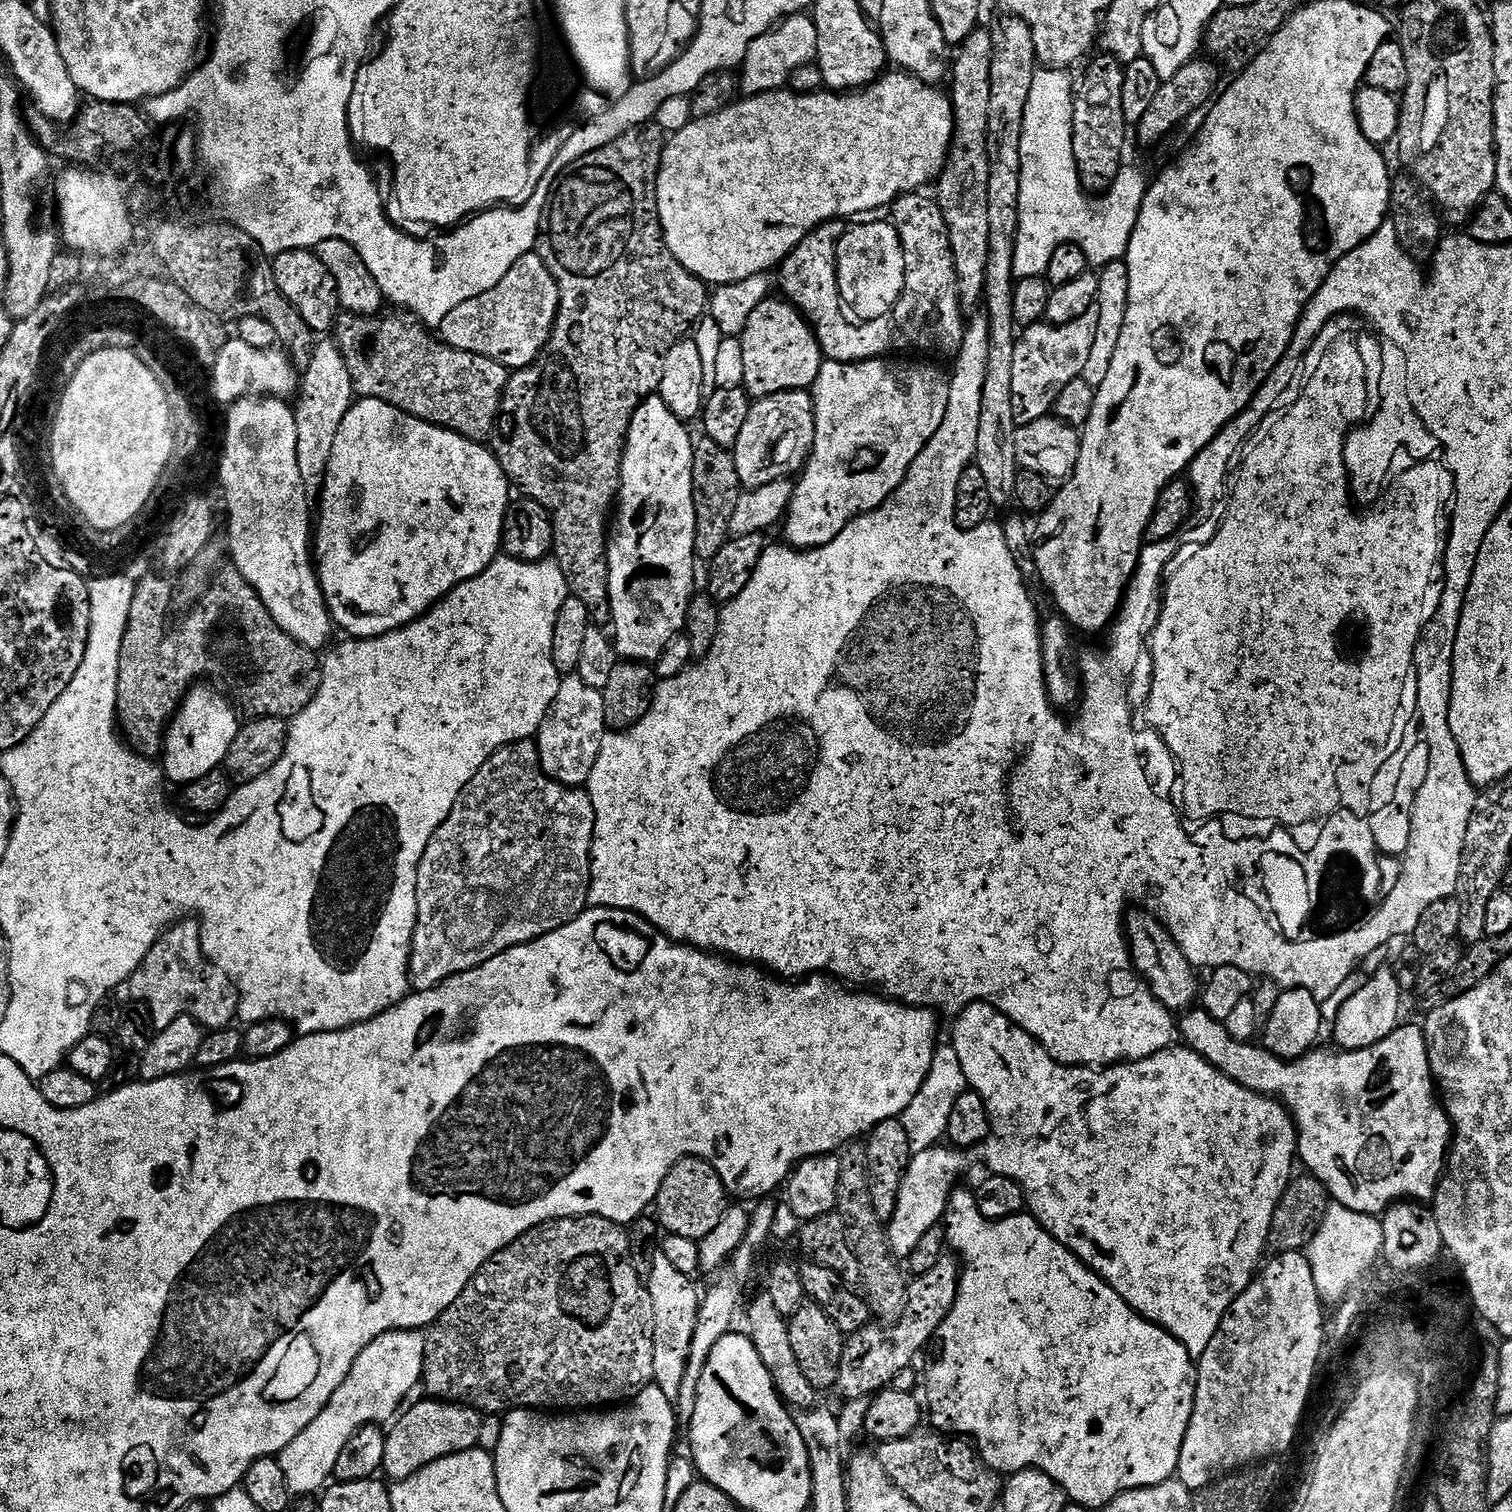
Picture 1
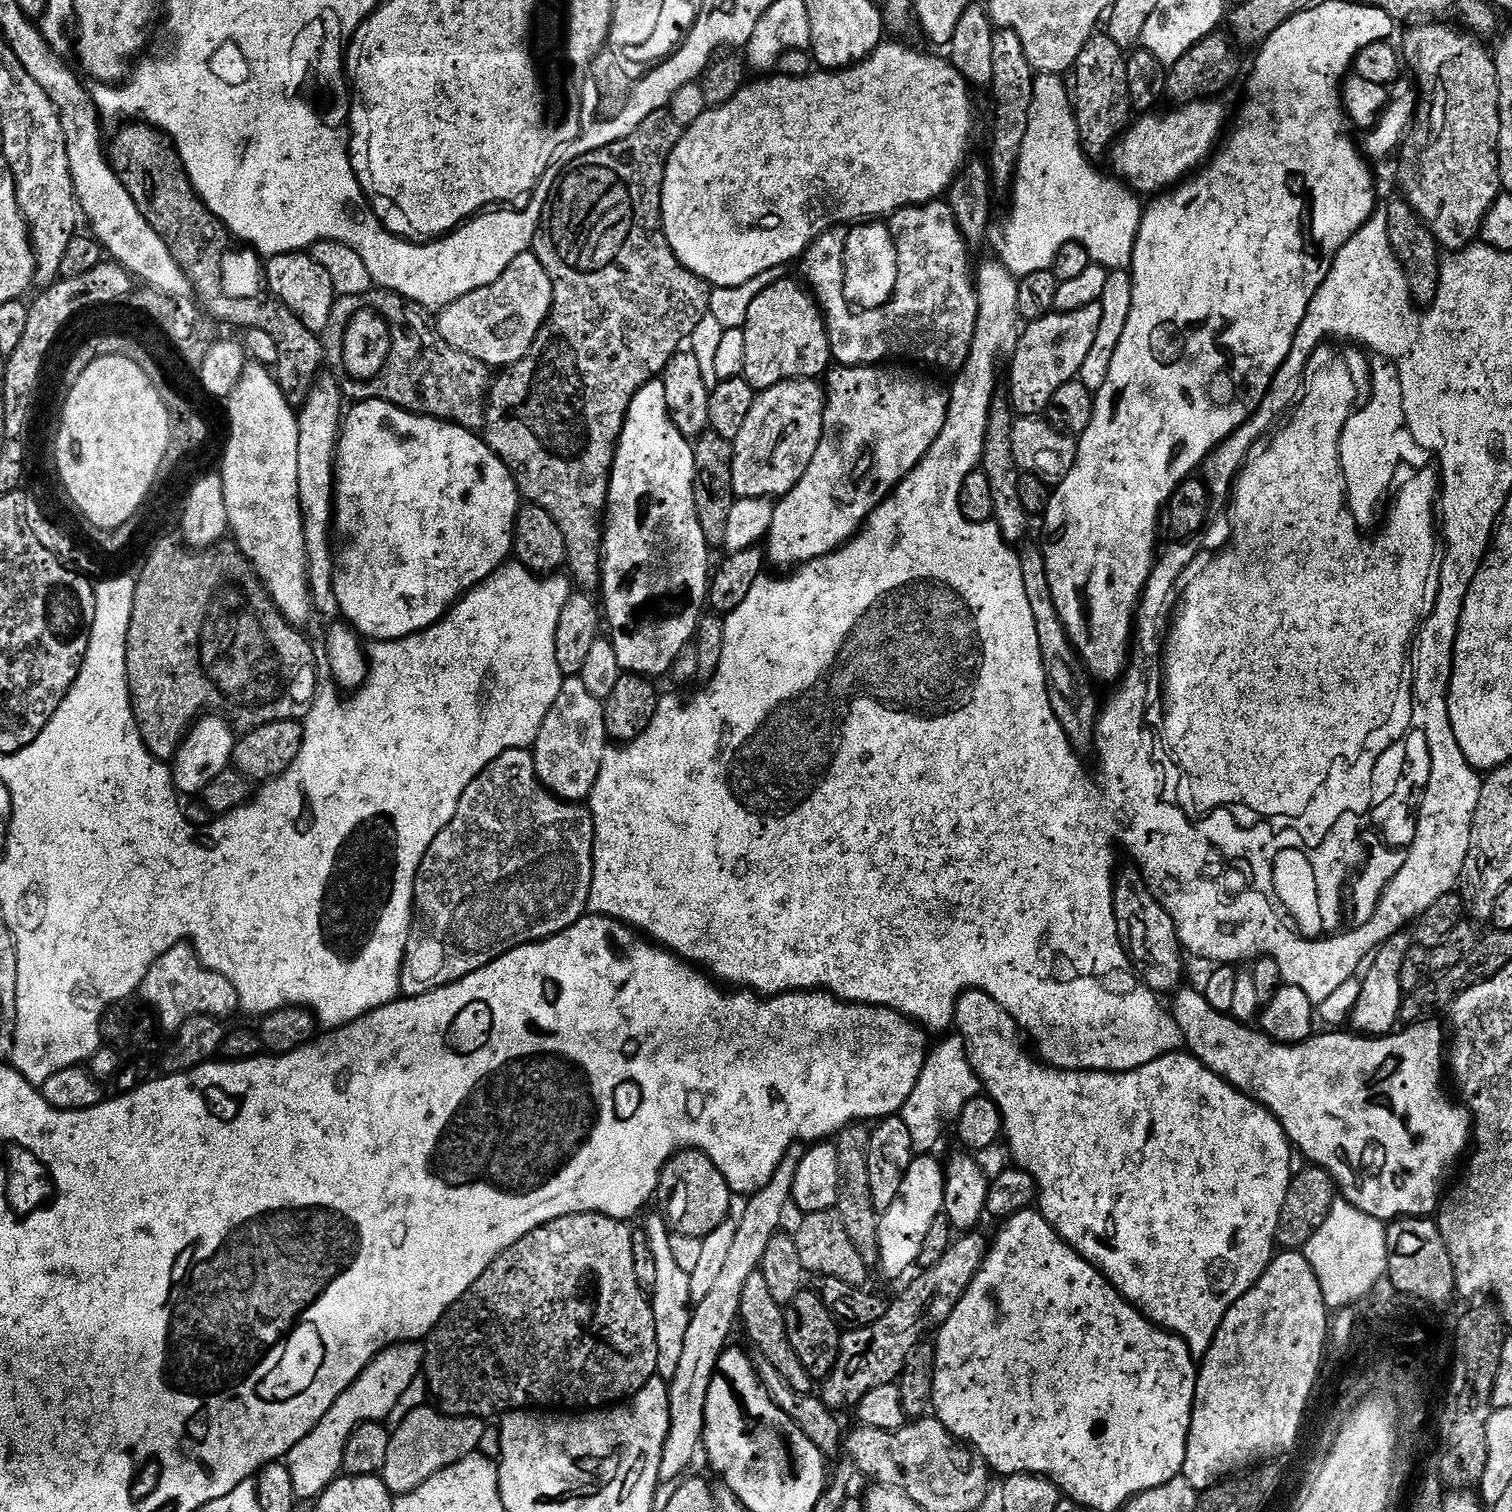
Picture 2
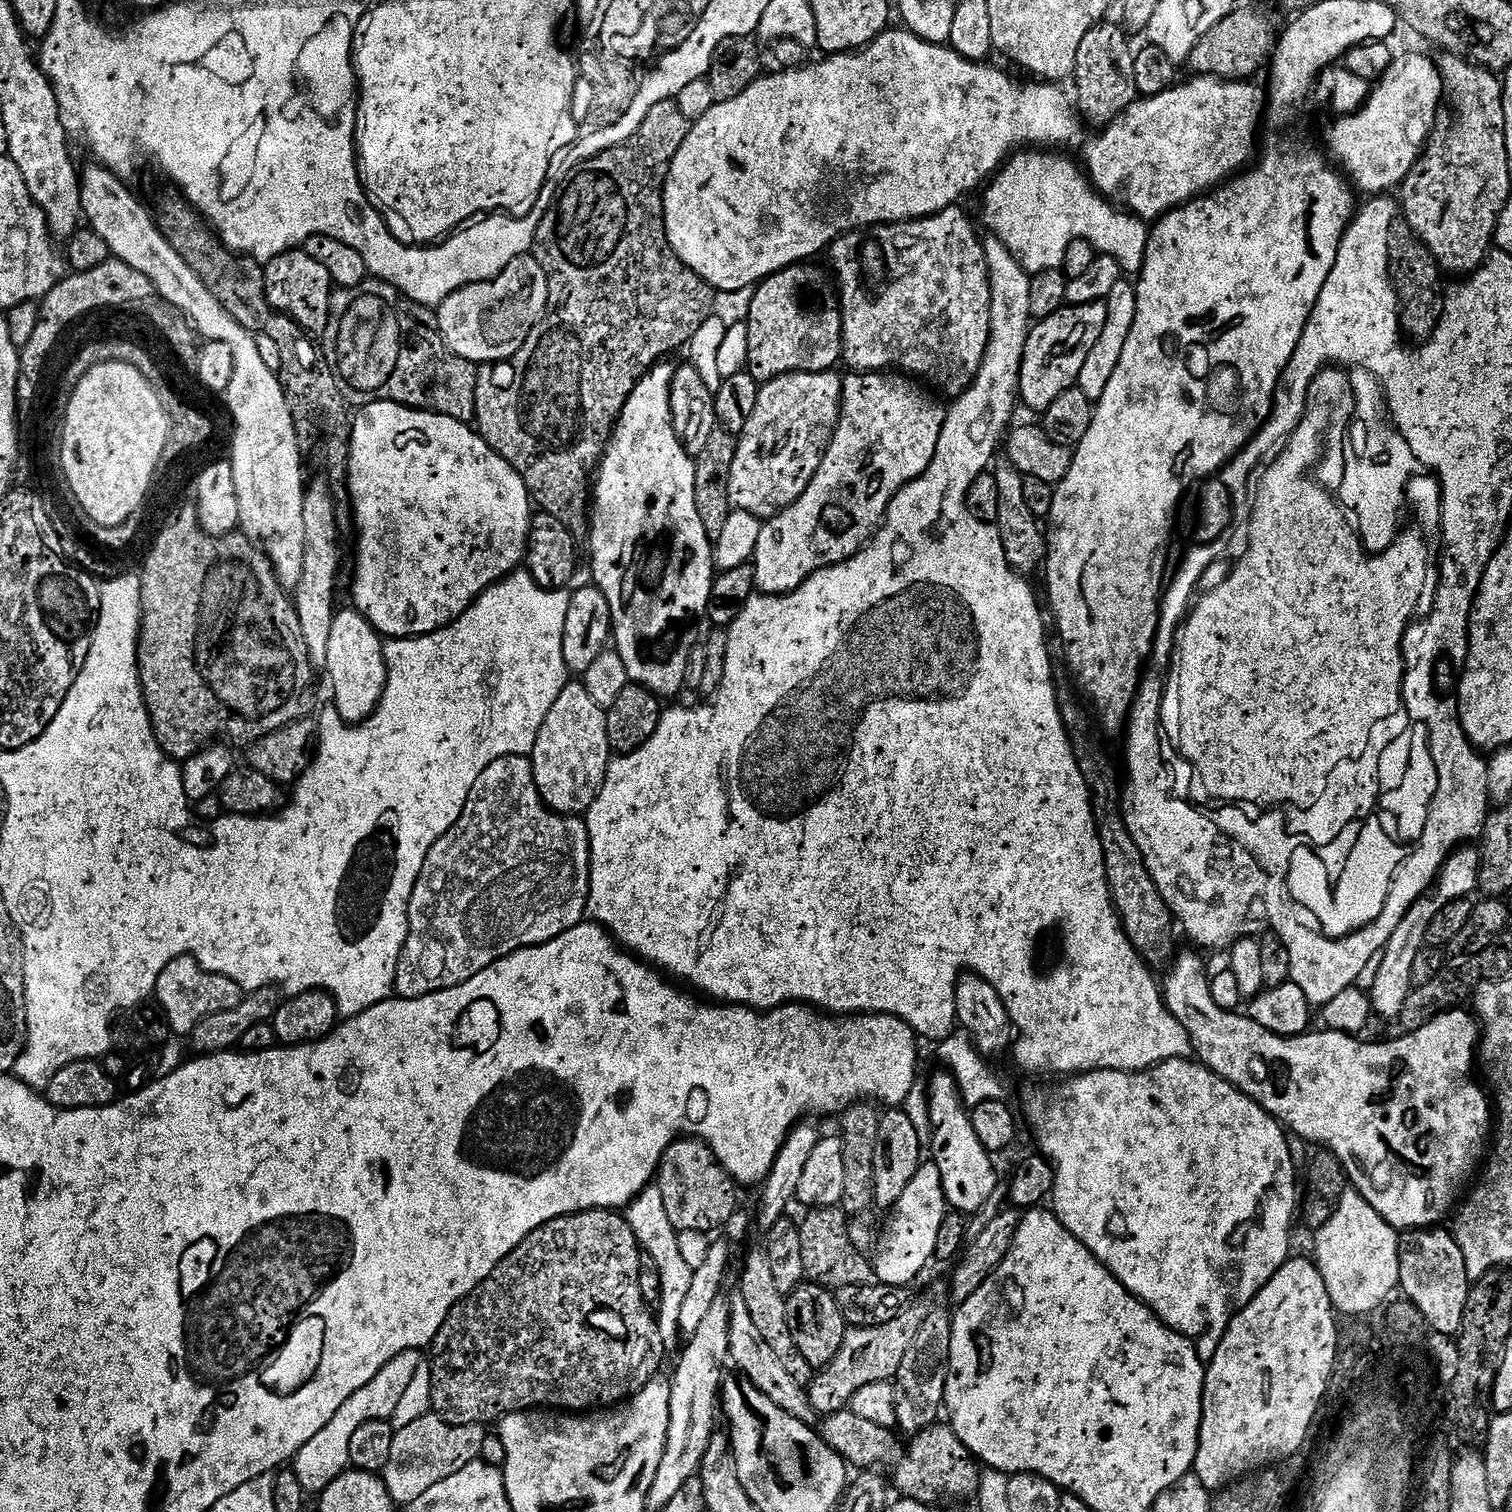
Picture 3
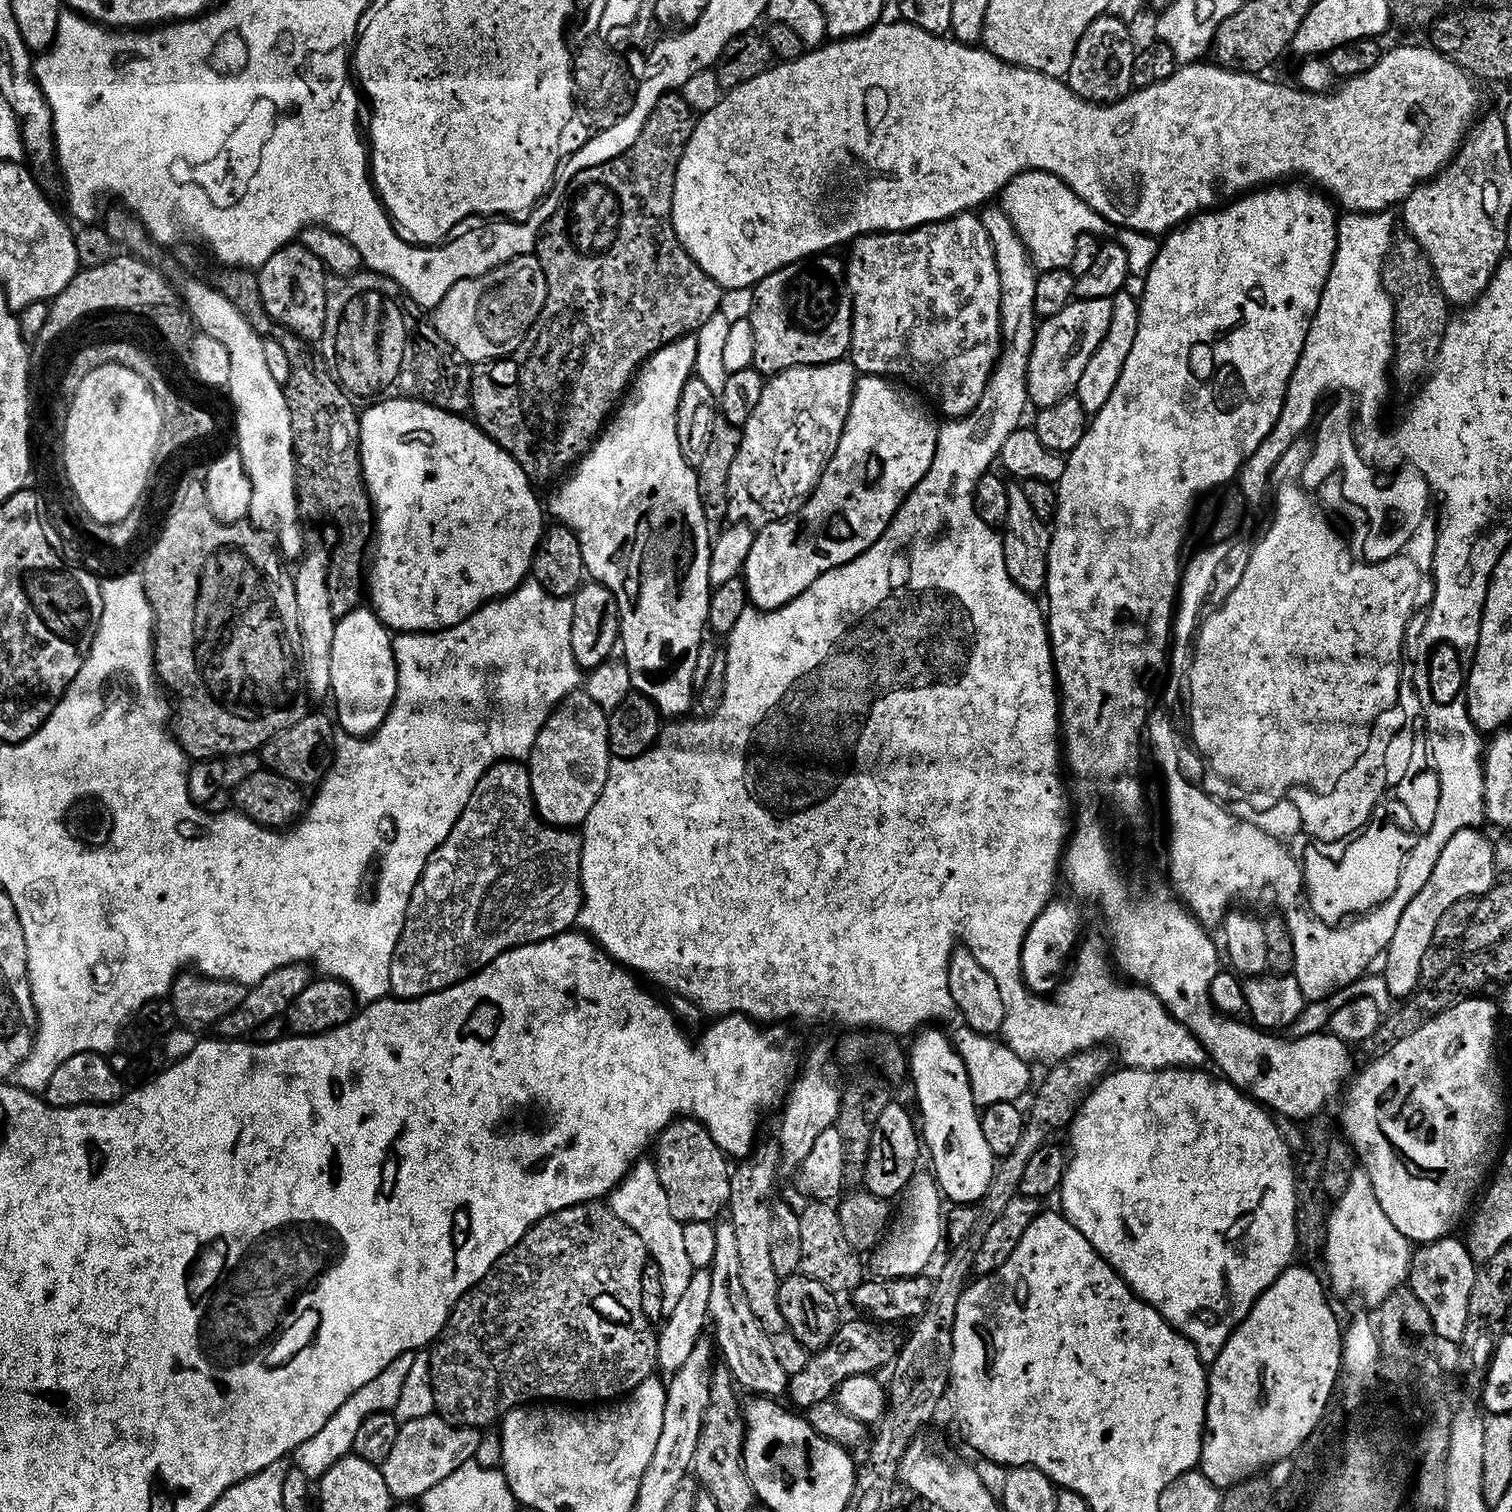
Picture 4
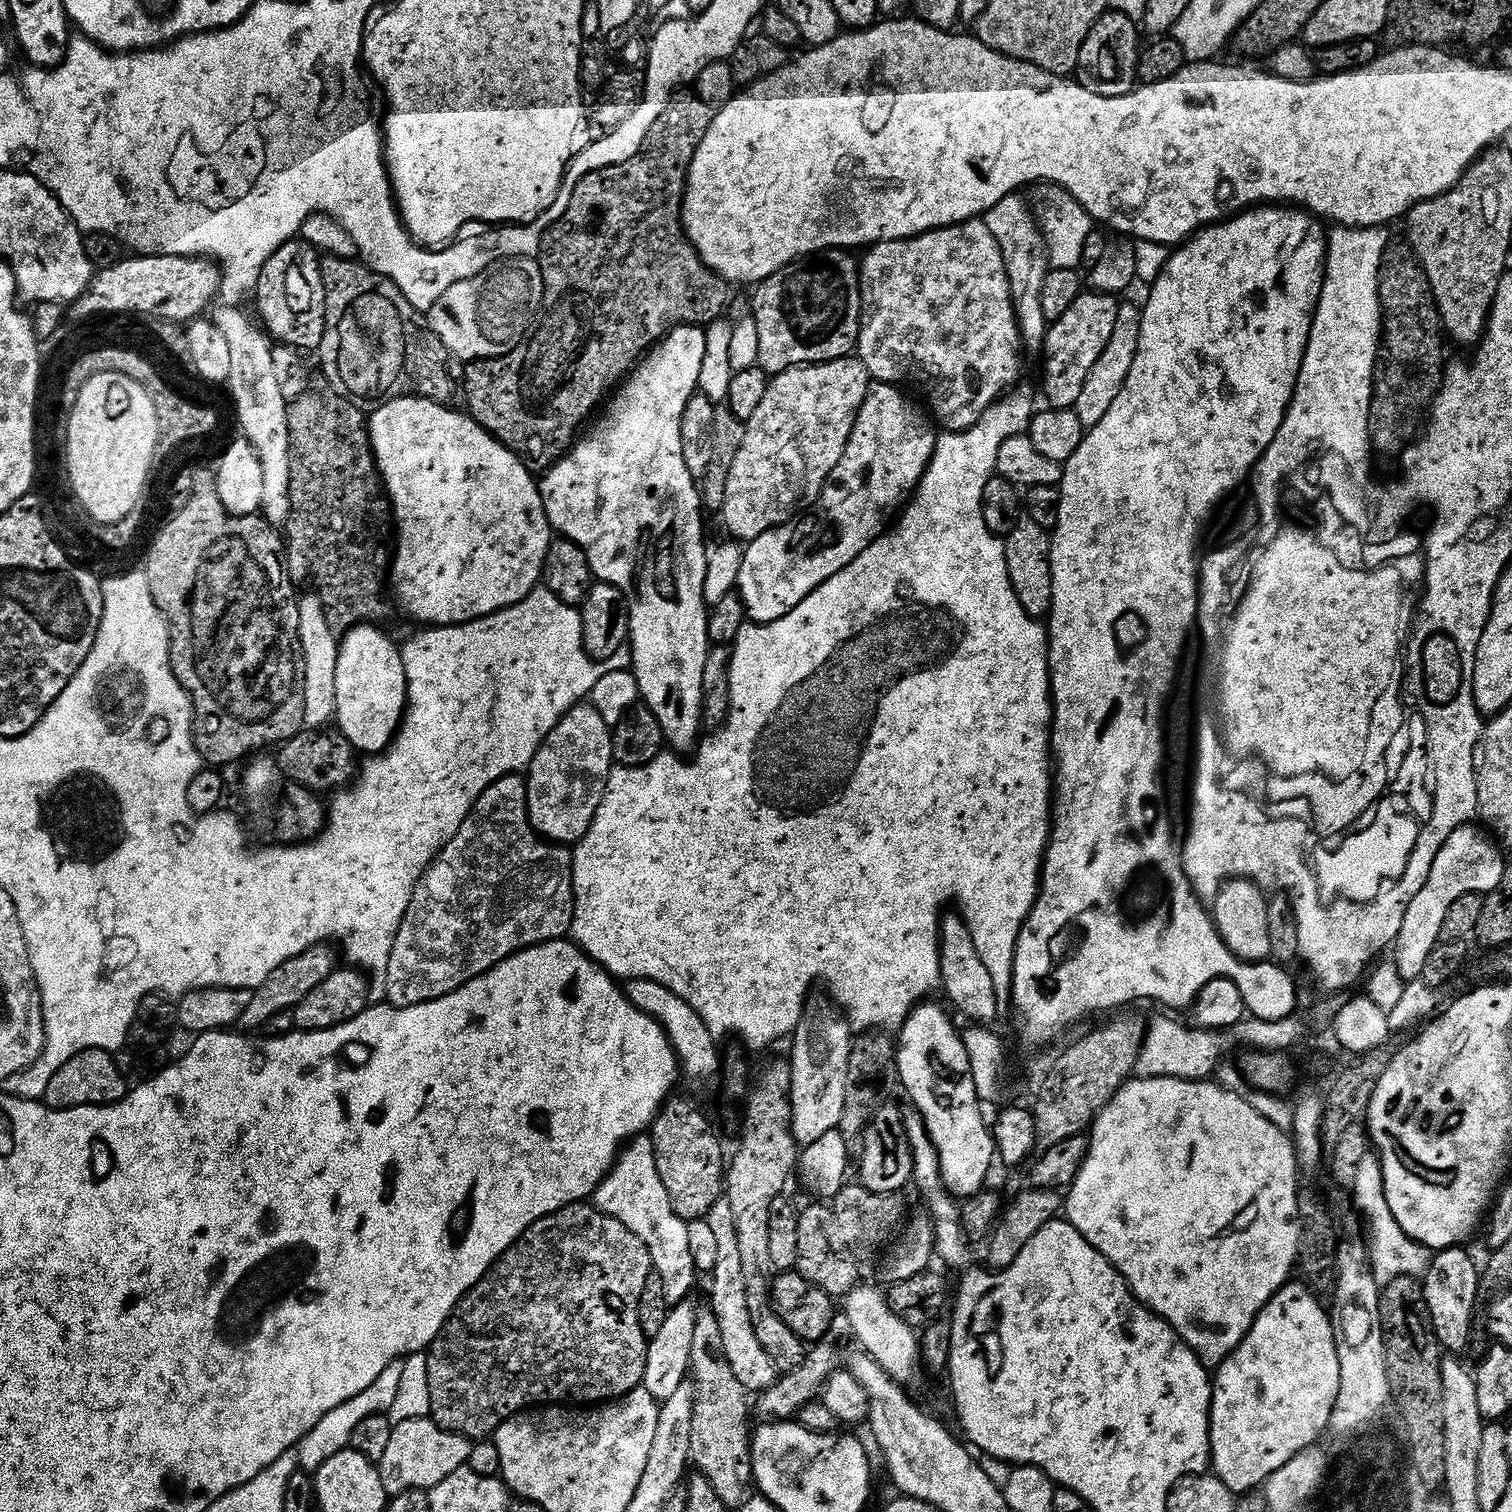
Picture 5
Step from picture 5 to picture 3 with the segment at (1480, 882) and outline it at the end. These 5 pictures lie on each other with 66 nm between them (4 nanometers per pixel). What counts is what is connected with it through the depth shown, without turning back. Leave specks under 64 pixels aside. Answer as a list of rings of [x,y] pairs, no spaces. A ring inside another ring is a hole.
[[[1472,846],[1456,849],[1440,870],[1434,885],[1434,891],[1417,900],[1416,905],[1407,912],[1397,930],[1391,935],[1378,963],[1375,965],[1376,977],[1372,980],[1370,995],[1372,1011],[1377,1017],[1394,1018],[1402,1010],[1402,1002],[1406,1002],[1408,993],[1412,991],[1412,967],[1414,958],[1426,946],[1426,930],[1430,930],[1430,922],[1434,922],[1434,914],[1442,910],[1452,900],[1463,900],[1471,897],[1479,887],[1481,853]],[[1436,892],[1436,893],[1435,893]],[[1433,895],[1433,896],[1432,896]],[[1380,964],[1380,965],[1379,965]]]

